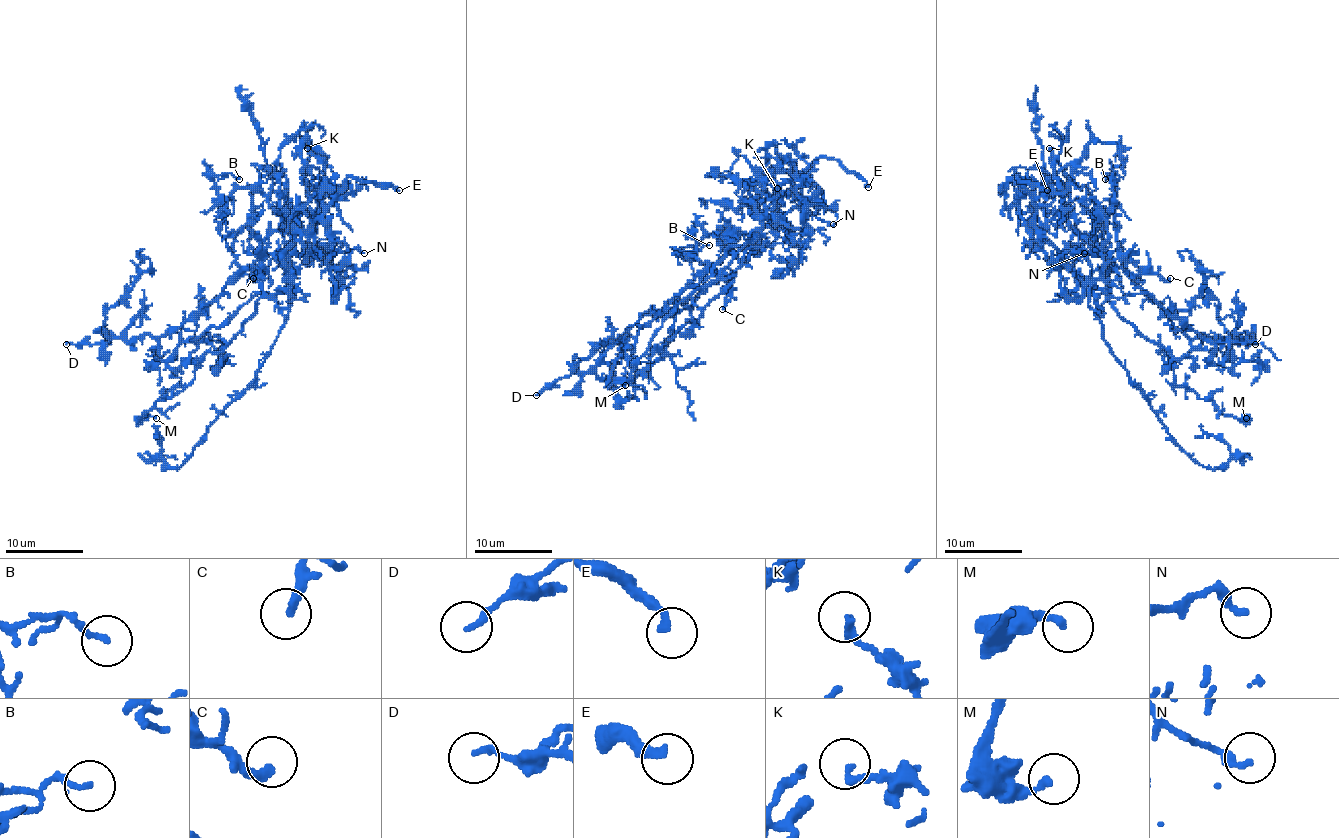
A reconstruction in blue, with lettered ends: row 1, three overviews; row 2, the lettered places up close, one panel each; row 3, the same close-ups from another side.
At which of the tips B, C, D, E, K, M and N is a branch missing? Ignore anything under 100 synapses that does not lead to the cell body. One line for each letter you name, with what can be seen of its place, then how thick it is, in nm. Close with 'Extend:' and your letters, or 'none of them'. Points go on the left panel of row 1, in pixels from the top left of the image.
E: at (399, 190); 240 nm thick
Extend: E

